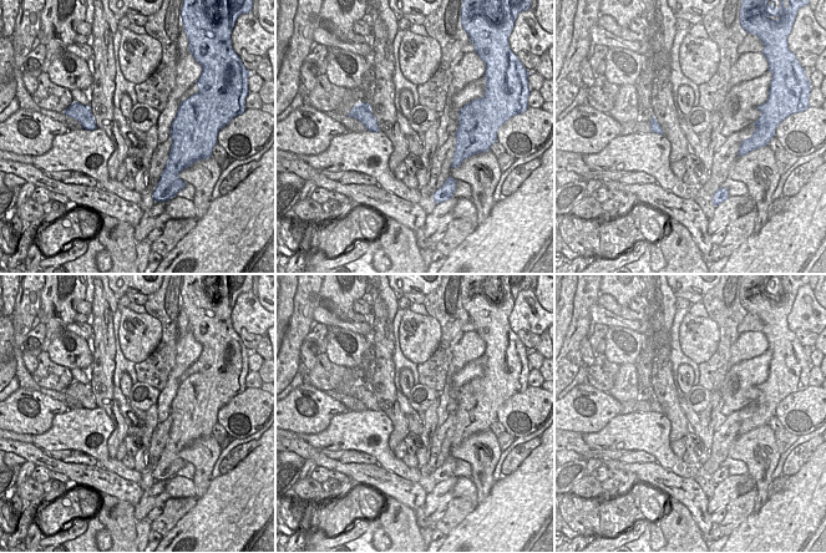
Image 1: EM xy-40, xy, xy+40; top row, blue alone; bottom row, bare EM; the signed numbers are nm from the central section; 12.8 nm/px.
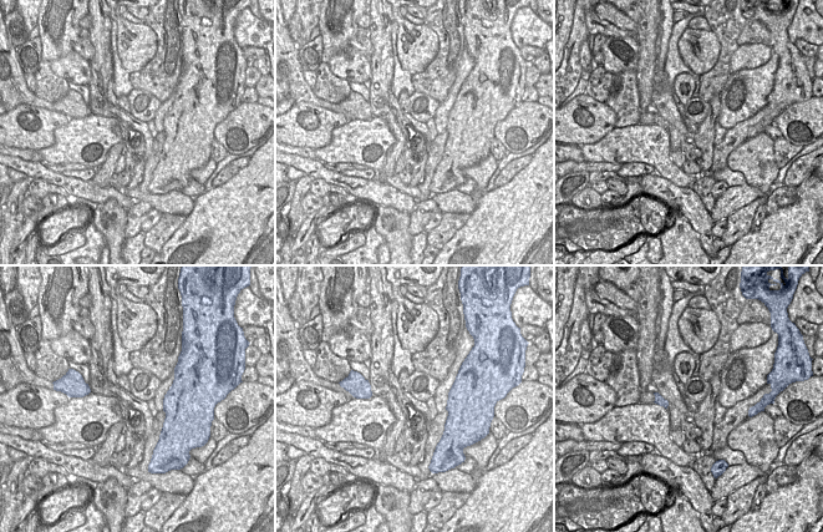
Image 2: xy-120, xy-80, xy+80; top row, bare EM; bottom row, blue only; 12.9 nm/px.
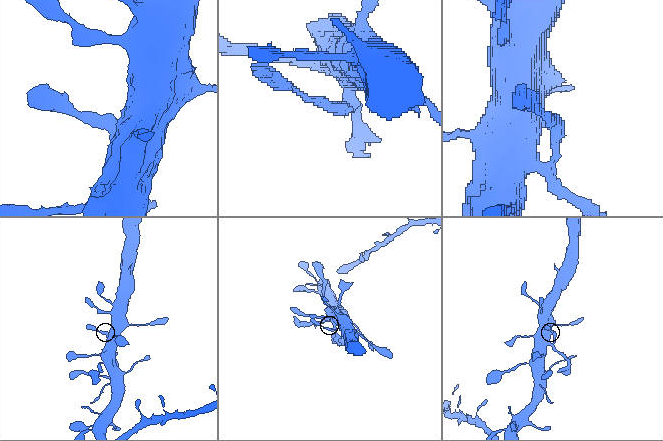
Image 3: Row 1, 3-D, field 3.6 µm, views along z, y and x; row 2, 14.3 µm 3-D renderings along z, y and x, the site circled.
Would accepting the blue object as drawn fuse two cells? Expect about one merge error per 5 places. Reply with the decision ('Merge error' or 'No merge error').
No merge error

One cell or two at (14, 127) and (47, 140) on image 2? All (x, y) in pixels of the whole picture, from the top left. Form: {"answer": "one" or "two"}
{"answer": "one"}

